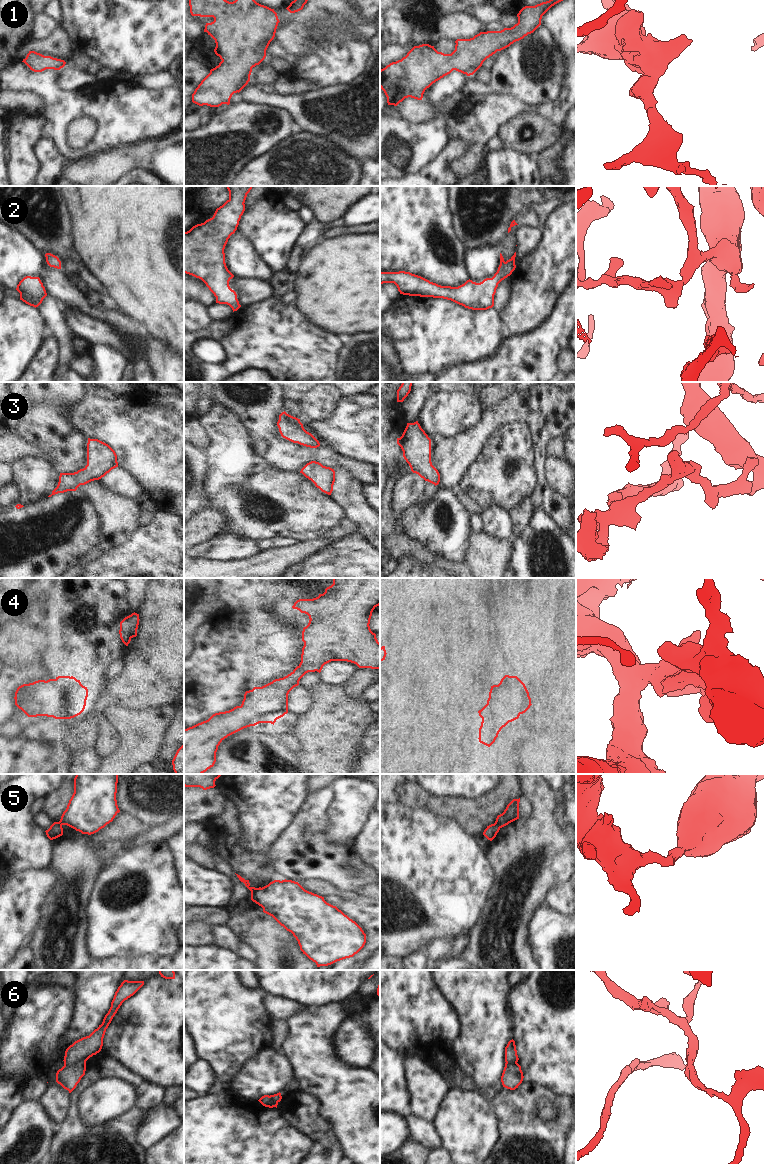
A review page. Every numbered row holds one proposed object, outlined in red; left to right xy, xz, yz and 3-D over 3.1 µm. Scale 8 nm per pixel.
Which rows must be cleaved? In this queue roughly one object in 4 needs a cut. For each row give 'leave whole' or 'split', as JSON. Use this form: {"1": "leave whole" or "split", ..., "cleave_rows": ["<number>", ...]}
{"1": "leave whole", "2": "leave whole", "3": "leave whole", "4": "leave whole", "5": "split", "6": "split", "cleave_rows": ["5", "6"]}

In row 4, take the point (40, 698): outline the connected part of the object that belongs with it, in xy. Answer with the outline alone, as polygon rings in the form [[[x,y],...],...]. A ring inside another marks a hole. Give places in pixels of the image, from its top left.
[[[58,676],[19,686],[14,699],[15,705],[28,717],[71,719],[84,711],[87,697],[88,689],[80,680]]]

